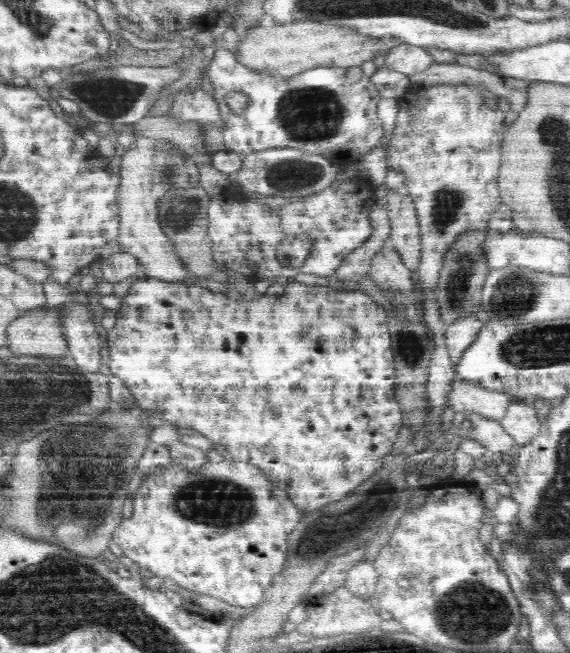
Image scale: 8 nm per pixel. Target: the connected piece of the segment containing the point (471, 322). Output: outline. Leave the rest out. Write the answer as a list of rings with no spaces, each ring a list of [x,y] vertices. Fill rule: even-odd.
[[[476,316],[464,318],[462,322],[456,322],[454,326],[447,325],[446,334],[446,347],[448,347],[449,357],[454,365],[458,364],[460,356],[474,340],[476,334],[482,330],[483,324]]]

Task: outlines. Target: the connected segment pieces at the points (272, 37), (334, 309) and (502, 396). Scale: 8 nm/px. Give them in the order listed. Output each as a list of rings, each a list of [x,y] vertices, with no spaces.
[[[288,20],[284,24],[275,24],[272,27],[262,27],[258,24],[240,37],[238,50],[234,52],[236,60],[250,70],[280,78],[290,78],[317,66],[360,66],[363,62],[370,62],[376,54],[388,52],[403,43],[398,37],[372,39],[358,34],[351,28],[322,24],[315,20]]]
[[[138,278],[130,286],[128,293],[121,297],[120,306],[116,309],[116,323],[113,328],[107,330],[108,346],[105,350],[104,370],[128,386],[137,406],[150,411],[158,409],[164,422],[177,427],[193,428],[213,443],[225,446],[230,458],[260,468],[270,482],[286,493],[296,508],[307,512],[342,500],[383,466],[382,458],[392,451],[398,431],[402,427],[402,411],[393,393],[396,379],[387,323],[390,312],[378,305],[368,294],[353,290],[351,286],[348,290],[336,292],[336,289],[322,285],[298,284],[293,280],[289,282],[294,284],[285,284],[282,296],[265,294],[246,301],[241,296],[232,299],[224,293],[213,292],[197,285],[164,282],[157,278]]]
[[[456,378],[452,390],[448,394],[449,406],[457,418],[471,414],[479,414],[486,418],[501,420],[510,406],[511,396],[504,392],[496,392],[484,388],[476,382]]]

